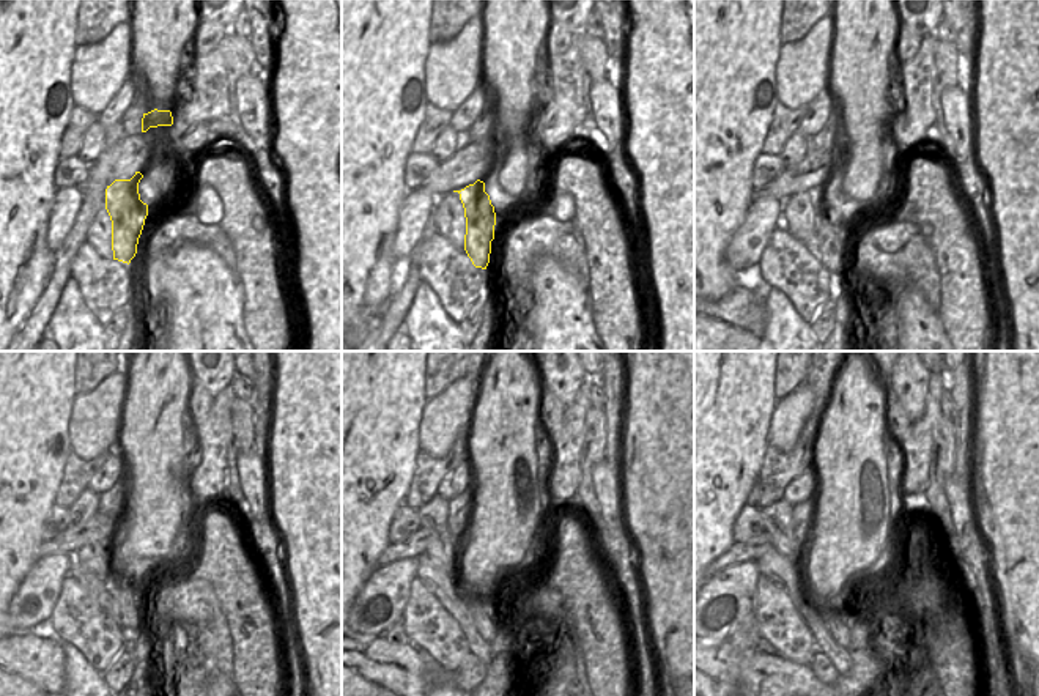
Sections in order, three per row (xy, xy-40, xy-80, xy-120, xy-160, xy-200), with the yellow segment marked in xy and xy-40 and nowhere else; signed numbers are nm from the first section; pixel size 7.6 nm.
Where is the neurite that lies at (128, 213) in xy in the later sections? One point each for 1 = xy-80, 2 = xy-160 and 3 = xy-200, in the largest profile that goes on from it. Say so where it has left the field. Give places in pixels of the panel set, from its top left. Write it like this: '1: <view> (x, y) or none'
1: xy-80 (831, 222)
2: xy-160 (479, 602)
3: xy-200 (835, 613)

